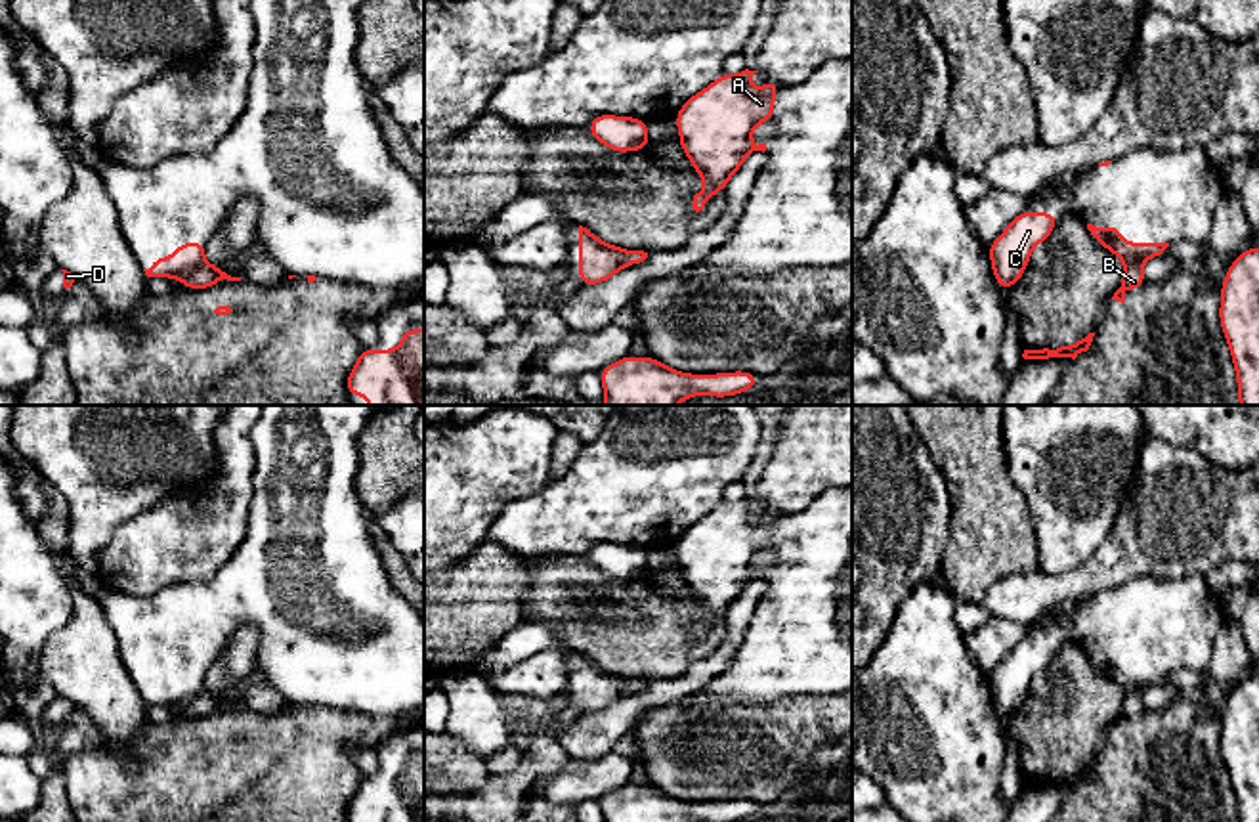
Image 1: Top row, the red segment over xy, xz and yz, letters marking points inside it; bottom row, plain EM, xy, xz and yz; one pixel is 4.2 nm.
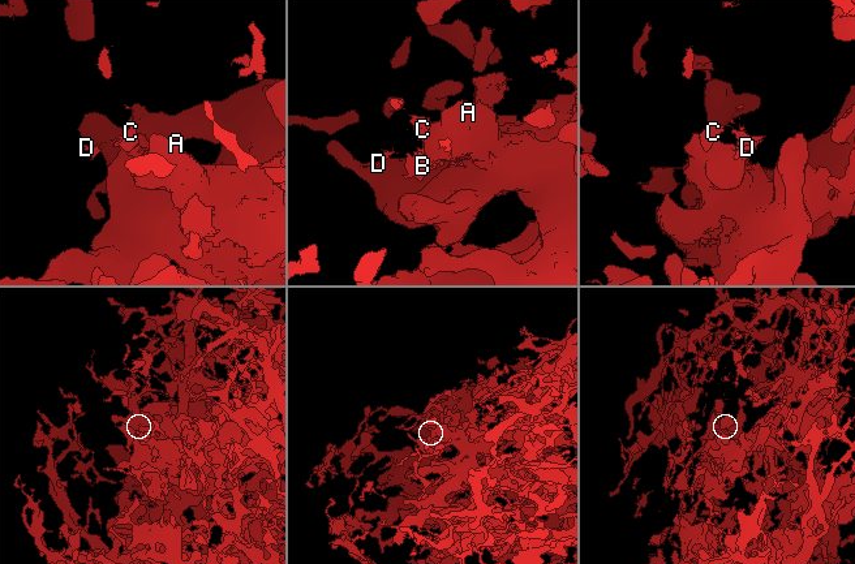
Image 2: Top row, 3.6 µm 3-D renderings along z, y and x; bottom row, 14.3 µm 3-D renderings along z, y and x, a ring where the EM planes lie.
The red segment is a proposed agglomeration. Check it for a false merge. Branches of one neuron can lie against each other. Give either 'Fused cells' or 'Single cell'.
Fused cells

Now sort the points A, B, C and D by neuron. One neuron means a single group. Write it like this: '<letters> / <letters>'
A C D / B

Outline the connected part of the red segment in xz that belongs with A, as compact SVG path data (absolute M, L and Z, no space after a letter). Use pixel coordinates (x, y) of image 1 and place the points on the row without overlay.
M745 497L720 503L676 541L680 577L705 608L705 616L694 623L695 640L703 638L716 619L726 619L728 608L753 579L766 579L766 572L751 572L751 560L764 549L774 551L774 524L781 514L764 507L762 518L753 520L755 501L758 499Z

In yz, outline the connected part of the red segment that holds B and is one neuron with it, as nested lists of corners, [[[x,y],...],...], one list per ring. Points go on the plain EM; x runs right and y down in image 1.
[[[1127,692],[1121,705],[1121,715],[1114,721],[1112,728],[1125,730],[1127,717],[1139,717],[1148,713],[1150,709],[1144,707],[1141,692]]]

